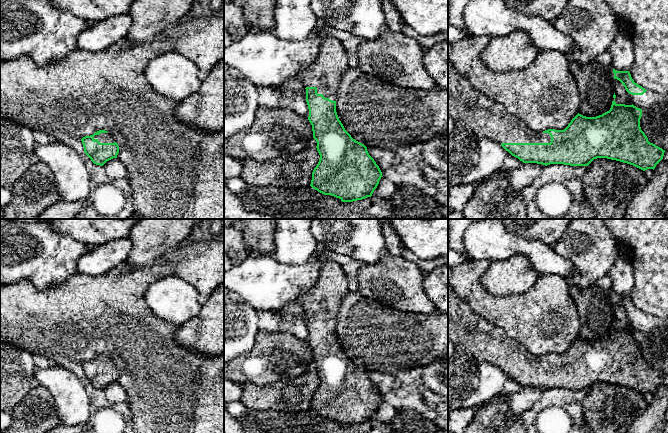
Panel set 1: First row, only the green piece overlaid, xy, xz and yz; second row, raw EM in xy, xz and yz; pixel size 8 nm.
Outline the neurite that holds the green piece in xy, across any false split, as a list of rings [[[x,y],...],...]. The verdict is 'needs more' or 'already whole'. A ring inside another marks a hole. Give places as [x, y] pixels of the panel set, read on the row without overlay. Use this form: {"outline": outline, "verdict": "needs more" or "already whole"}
{"outline": [[[105,354],[81,363],[85,378],[96,388],[103,390],[107,385],[117,382],[119,370]]], "verdict": "needs more"}

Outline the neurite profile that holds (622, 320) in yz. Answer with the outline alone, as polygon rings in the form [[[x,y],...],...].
[[[614,303],[614,309],[616,322],[613,322],[612,325],[615,325],[616,328],[632,329],[633,327],[631,326],[630,319],[623,308],[619,304]]]

